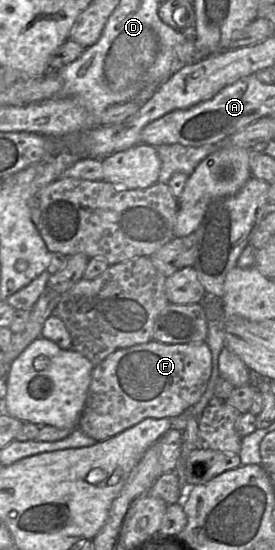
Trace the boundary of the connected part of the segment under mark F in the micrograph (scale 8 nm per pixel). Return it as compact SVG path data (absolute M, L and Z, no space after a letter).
M151 340L118 349L94 366L78 427L101 442L146 418L174 419L200 400L211 371L212 355L206 342L165 344Z

